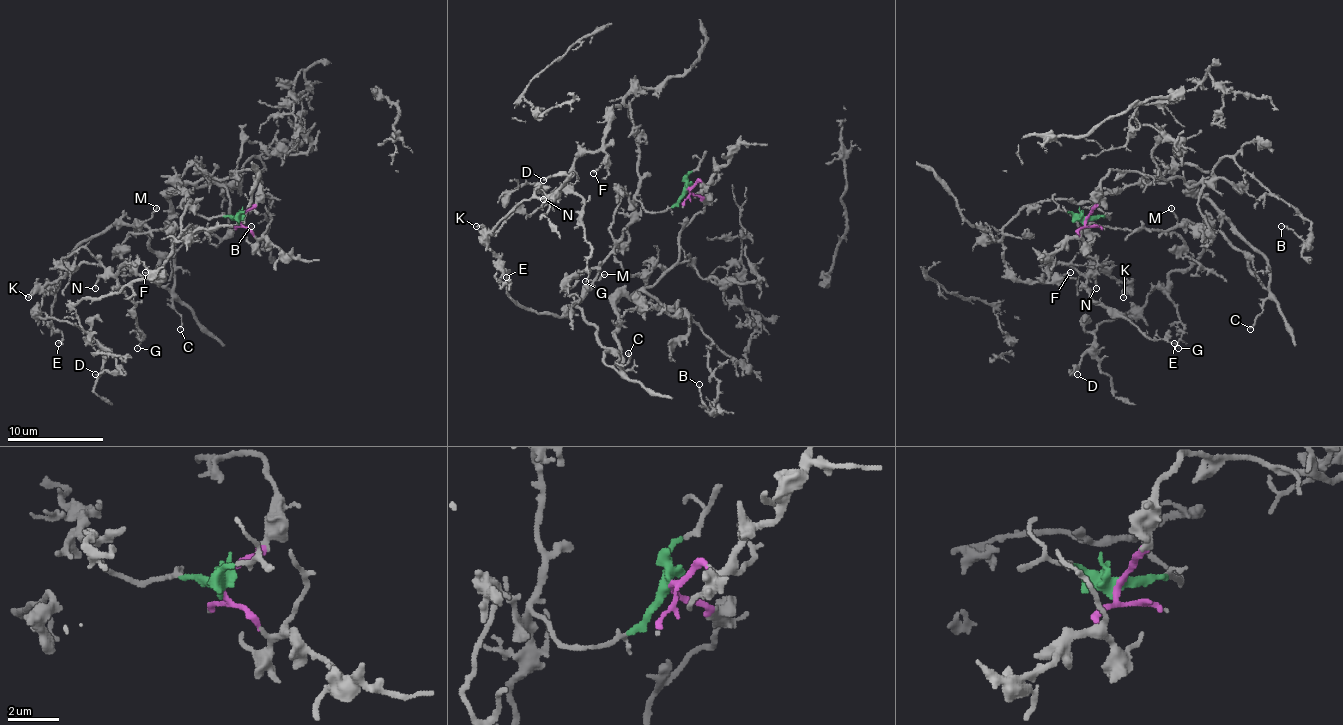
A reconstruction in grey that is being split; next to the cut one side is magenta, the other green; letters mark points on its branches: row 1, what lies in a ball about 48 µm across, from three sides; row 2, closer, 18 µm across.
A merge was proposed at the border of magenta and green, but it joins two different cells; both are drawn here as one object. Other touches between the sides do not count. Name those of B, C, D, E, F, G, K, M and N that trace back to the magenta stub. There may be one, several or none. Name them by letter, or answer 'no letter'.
B, C, D, E, M

